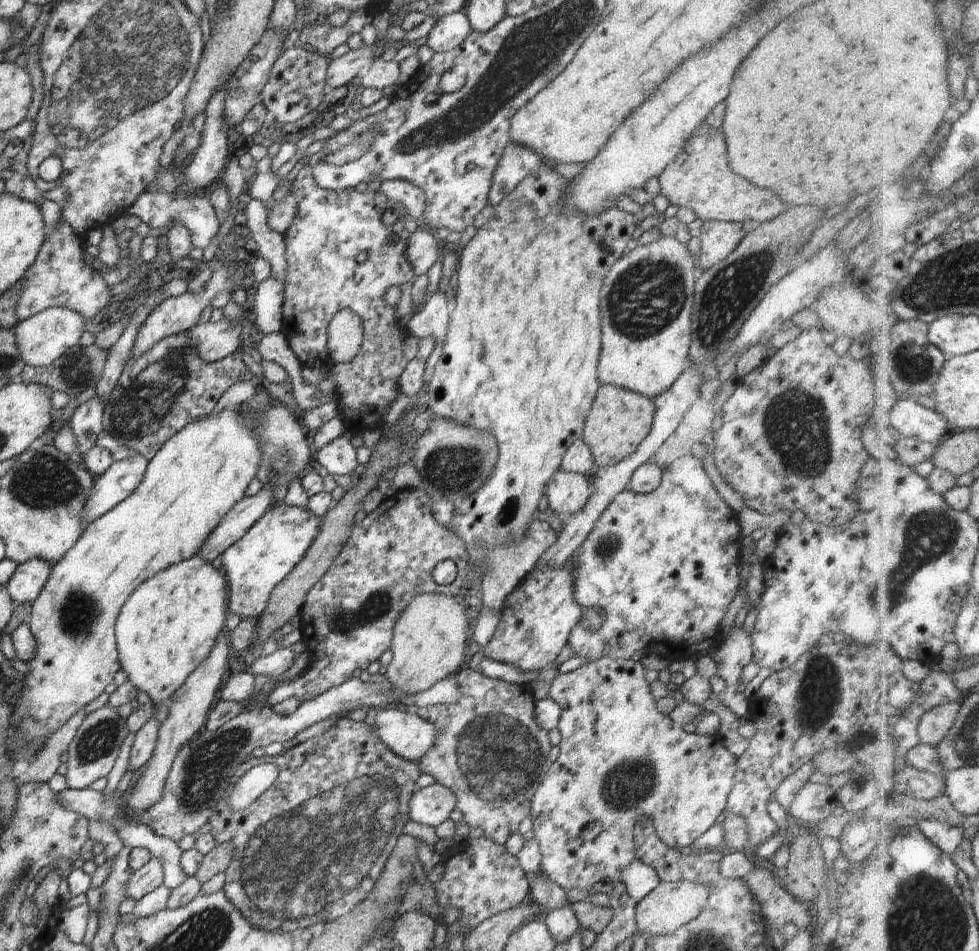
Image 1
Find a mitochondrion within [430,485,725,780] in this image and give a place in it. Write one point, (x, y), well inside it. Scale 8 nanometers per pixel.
(608, 545)

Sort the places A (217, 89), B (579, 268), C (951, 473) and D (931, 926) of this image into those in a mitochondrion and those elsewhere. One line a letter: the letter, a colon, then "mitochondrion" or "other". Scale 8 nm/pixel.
A: other
B: other
C: other
D: mitochondrion

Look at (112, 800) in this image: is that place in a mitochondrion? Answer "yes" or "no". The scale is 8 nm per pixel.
no

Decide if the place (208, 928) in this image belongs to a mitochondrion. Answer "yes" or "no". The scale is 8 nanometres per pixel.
yes

